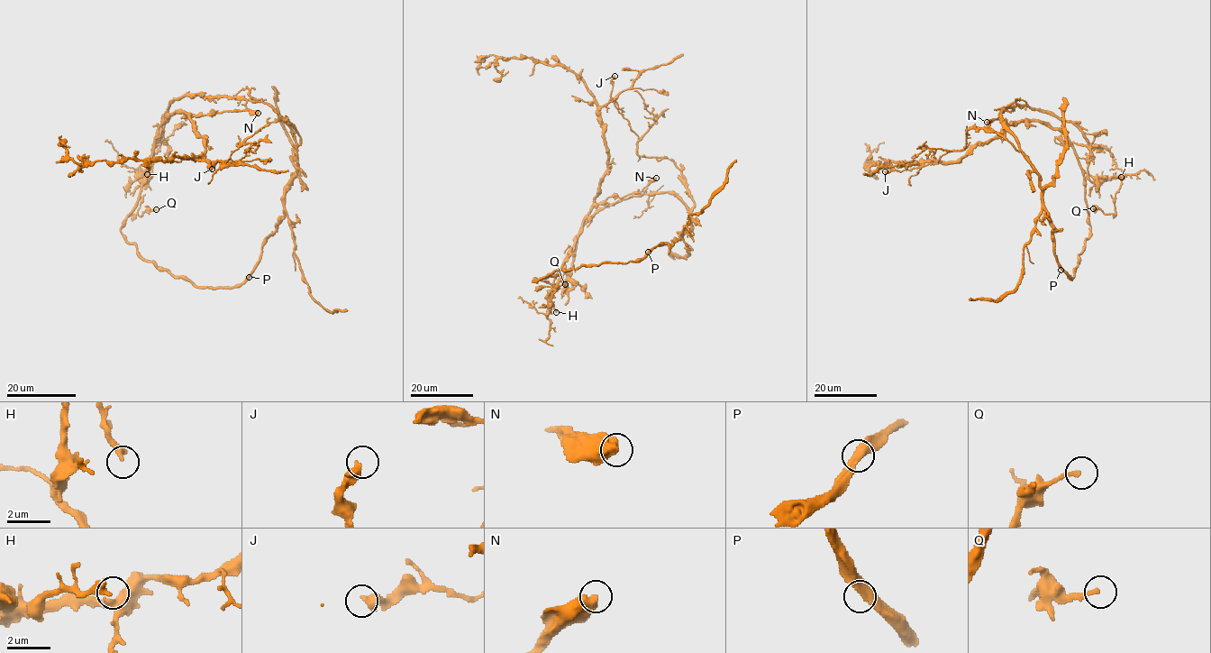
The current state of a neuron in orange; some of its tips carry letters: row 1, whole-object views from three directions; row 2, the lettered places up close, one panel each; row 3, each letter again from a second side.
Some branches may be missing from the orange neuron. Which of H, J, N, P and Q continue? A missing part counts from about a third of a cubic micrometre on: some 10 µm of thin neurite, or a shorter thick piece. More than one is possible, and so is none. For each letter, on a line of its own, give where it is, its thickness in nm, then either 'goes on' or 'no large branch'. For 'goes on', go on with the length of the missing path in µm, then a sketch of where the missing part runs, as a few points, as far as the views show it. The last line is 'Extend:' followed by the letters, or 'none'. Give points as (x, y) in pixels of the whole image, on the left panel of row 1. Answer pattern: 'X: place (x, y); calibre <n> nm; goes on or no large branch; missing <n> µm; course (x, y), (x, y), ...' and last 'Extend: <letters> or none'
H: place (147, 174); calibre 360 nm; no large branch
J: place (212, 169); calibre 400 nm; no large branch
N: place (258, 113); calibre 650 nm; no large branch
P: place (249, 277); calibre 400 nm; no large branch
Q: place (156, 209); calibre 200 nm; no large branch
Extend: none

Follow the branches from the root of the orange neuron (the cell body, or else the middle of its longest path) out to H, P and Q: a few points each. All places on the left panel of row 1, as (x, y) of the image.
H: (173, 101), (169, 105), (167, 121), (158, 130), (151, 165), (144, 175), (139, 176), (147, 174)
P: (173, 101), (158, 130), (137, 205), (121, 234), (145, 260), (196, 286), (240, 287), (249, 277)
Q: (173, 101), (158, 130), (151, 165), (137, 176), (137, 214), (156, 209)

